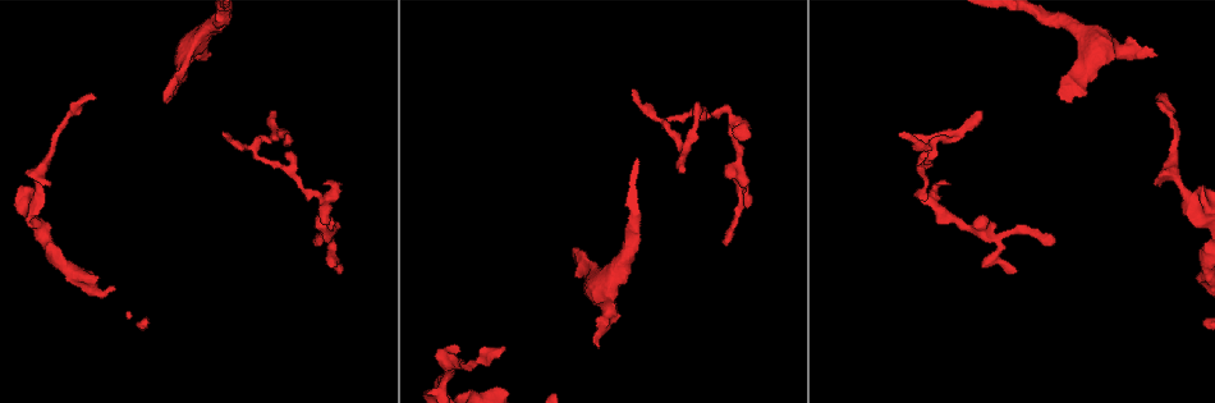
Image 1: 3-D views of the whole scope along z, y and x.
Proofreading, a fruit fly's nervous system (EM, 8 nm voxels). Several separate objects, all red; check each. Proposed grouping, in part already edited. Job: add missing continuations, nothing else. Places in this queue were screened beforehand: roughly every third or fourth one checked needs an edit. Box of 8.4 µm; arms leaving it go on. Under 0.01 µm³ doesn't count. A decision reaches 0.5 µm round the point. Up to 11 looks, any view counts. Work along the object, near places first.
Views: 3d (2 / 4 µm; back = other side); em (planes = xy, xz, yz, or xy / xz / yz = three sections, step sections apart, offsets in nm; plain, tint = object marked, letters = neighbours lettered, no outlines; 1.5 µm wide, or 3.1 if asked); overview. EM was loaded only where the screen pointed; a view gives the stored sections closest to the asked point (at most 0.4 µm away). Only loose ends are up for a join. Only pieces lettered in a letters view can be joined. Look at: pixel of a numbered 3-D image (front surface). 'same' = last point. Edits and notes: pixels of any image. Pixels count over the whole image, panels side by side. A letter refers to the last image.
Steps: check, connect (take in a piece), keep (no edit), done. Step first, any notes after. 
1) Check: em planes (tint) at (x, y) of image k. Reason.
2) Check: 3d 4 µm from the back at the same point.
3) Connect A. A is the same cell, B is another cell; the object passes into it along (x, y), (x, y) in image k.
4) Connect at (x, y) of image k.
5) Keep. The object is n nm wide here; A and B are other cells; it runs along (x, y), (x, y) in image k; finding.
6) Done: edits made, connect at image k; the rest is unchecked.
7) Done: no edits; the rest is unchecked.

Check: em planes (plain) at (901, 134) of image 1. Branch stops here.

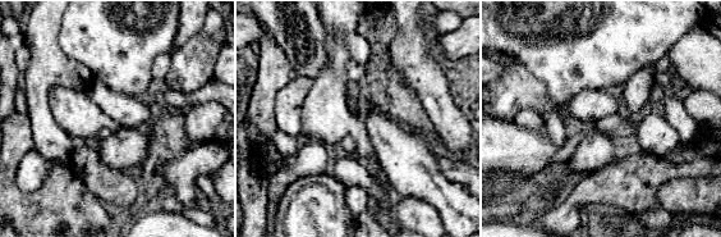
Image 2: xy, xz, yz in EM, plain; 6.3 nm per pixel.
Check: em planes (letters) at the same point. What lies round it.

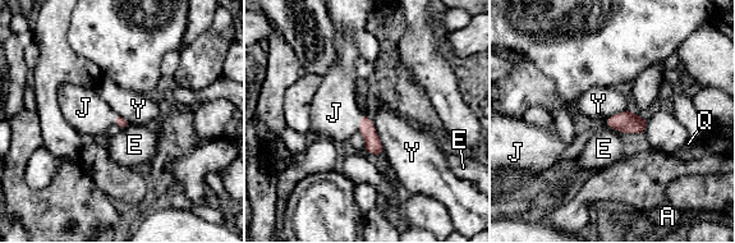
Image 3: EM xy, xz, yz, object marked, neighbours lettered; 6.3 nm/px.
Connect J. J is the same cell, A, E, Q and Y are other cells; the object passes into it along (372, 143), (361, 122), (334, 113) in image 3; the neuron continues.

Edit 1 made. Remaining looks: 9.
Check: em planes (letters) at (1157, 96) of image 1. Thin end.

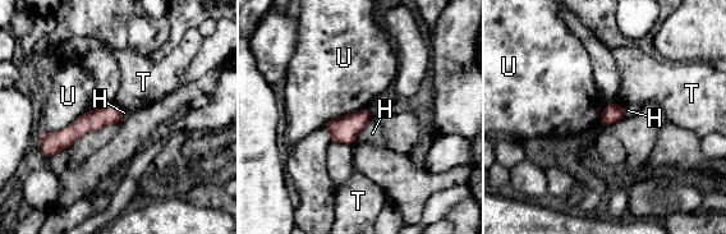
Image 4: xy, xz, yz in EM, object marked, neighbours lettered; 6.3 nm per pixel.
Keep. H, T and U are other cells; it runs along (119, 113), (90, 120), (46, 146) in image 4; none of them fits.

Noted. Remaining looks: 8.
Done: edits made, connect at image 3; the rest is unchecked.

